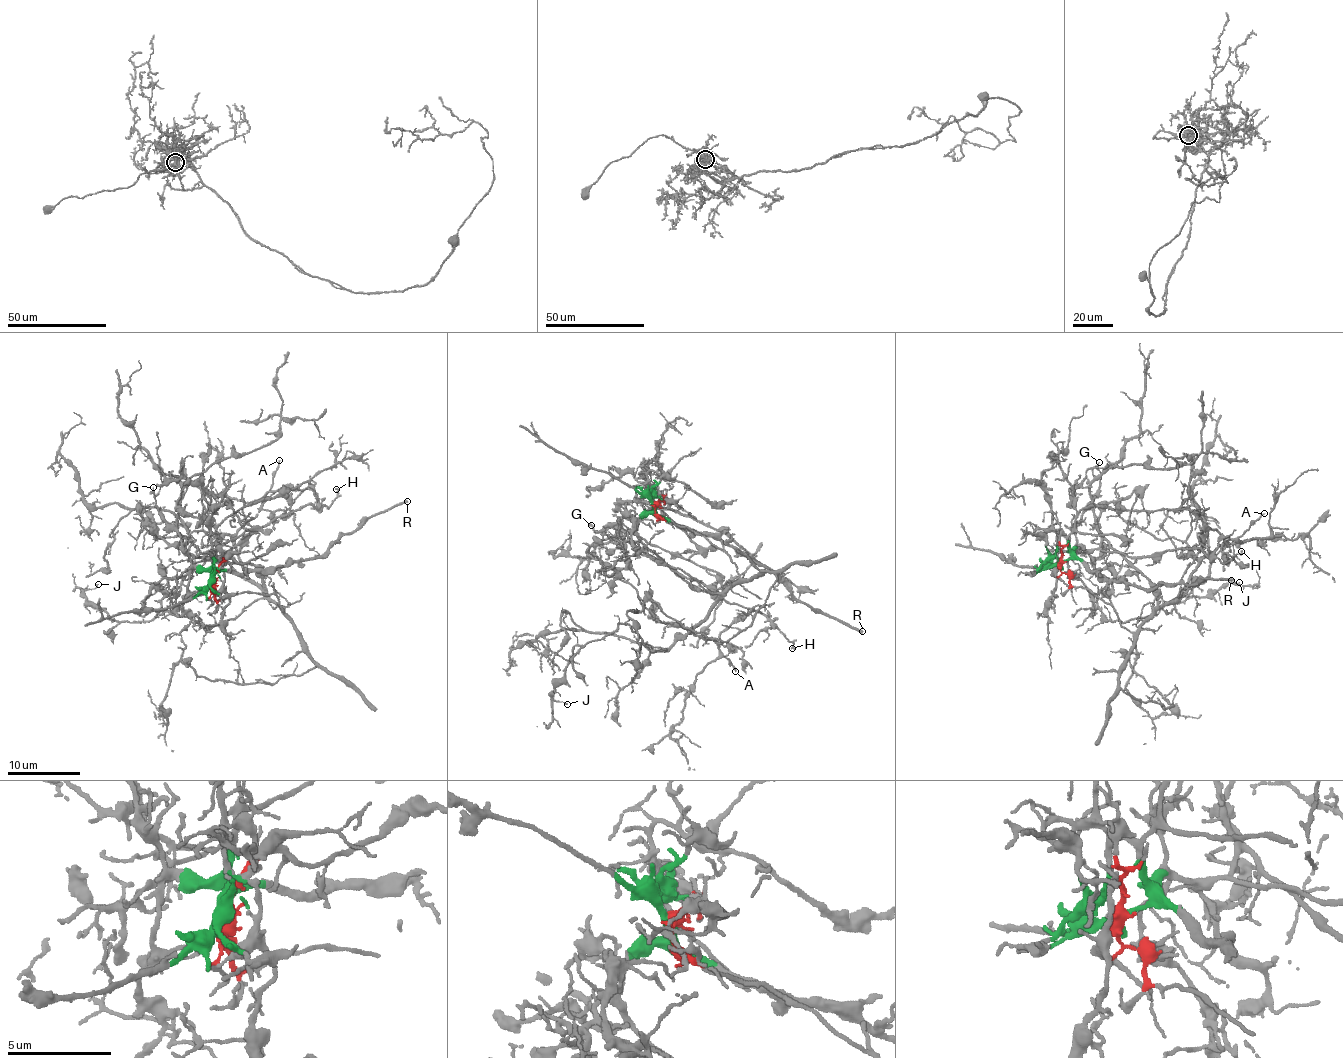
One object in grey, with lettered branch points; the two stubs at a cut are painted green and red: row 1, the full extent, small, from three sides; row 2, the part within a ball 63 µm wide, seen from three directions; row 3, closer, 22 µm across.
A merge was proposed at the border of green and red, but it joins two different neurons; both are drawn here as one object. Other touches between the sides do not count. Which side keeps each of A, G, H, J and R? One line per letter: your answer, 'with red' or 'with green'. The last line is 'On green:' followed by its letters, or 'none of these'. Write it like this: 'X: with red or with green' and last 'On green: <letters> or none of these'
A: with red
G: with green
H: with green
J: with red
R: with green
On green: G, H, R

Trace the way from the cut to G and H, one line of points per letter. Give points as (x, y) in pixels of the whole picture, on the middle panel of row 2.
G: (654, 504), (653, 513), (634, 518), (627, 515), (598, 532), (590, 526)
H: (654, 504), (655, 511), (640, 519), (637, 537), (692, 585), (758, 611), (794, 644), (791, 648)

